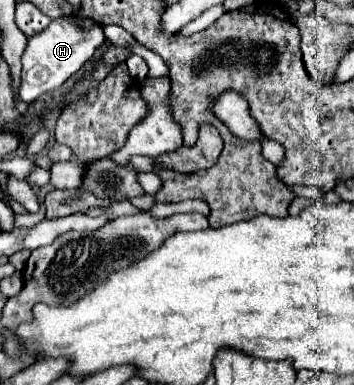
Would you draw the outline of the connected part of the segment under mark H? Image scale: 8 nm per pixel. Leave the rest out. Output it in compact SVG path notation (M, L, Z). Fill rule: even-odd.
M75 17L55 19L45 31L33 35L21 57L21 63L23 63L21 85L19 85L21 101L31 103L43 93L49 93L61 87L71 75L75 75L85 65L85 61L93 57L93 53L97 51L97 47L103 45L103 41L105 41L105 35L99 25L91 29L77 29Z

